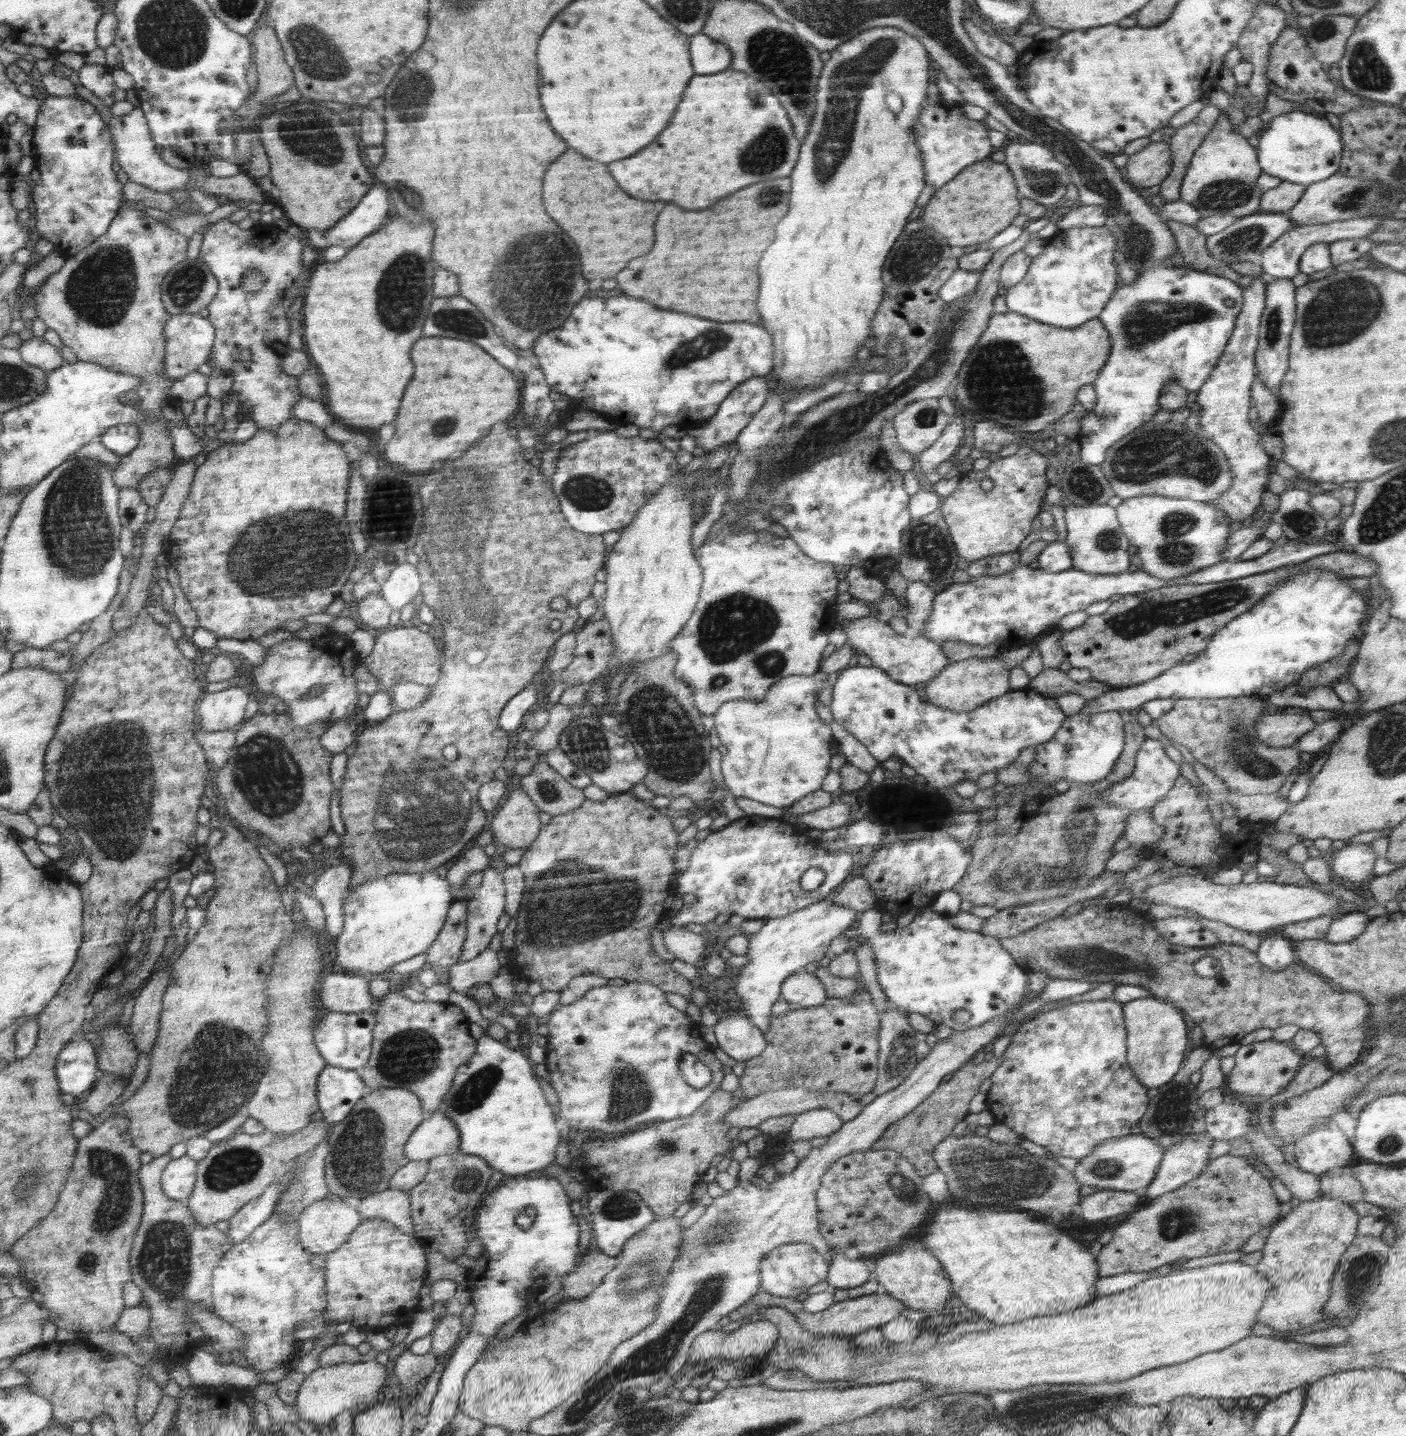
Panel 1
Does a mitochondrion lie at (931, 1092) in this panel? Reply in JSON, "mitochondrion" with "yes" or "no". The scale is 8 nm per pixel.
{"mitochondrion":"no"}

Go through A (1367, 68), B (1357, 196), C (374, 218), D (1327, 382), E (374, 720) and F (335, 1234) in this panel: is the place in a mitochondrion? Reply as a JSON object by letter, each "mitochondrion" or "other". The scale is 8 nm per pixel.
{"A":"mitochondrion","B":"mitochondrion","C":"other","D":"other","E":"other","F":"other"}

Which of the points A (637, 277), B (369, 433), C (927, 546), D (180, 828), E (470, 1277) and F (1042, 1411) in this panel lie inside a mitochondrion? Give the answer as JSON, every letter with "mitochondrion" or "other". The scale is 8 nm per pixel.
{"A":"mitochondrion","B":"other","C":"mitochondrion","D":"other","E":"other","F":"mitochondrion"}

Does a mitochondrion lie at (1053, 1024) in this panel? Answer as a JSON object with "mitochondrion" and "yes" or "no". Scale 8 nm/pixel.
{"mitochondrion":"no"}

